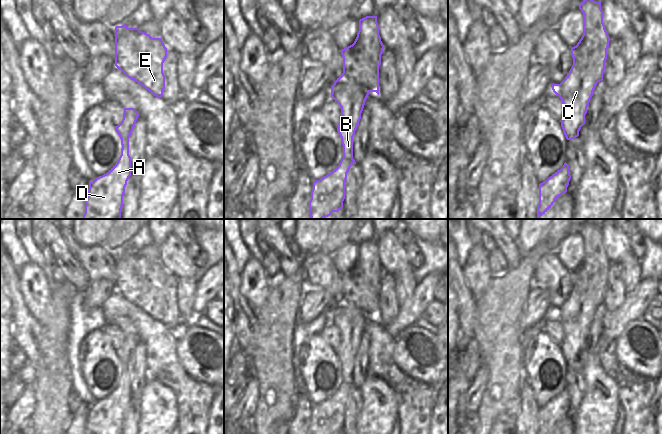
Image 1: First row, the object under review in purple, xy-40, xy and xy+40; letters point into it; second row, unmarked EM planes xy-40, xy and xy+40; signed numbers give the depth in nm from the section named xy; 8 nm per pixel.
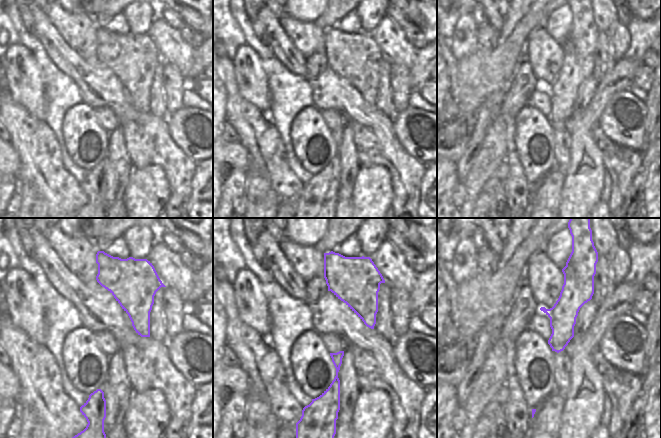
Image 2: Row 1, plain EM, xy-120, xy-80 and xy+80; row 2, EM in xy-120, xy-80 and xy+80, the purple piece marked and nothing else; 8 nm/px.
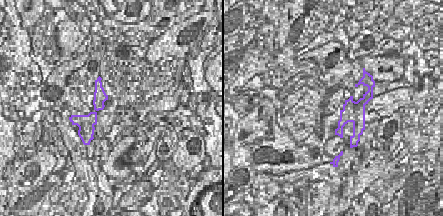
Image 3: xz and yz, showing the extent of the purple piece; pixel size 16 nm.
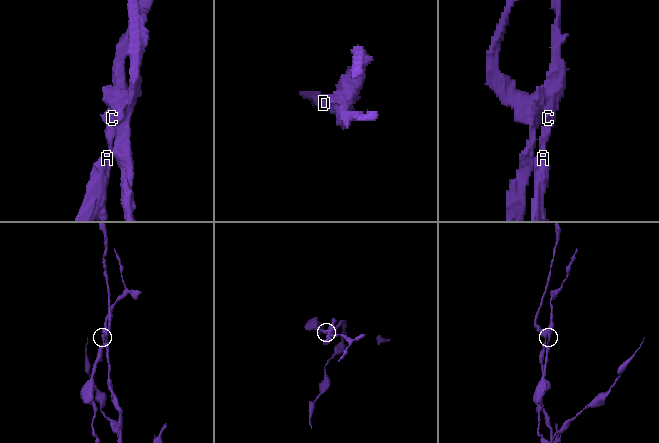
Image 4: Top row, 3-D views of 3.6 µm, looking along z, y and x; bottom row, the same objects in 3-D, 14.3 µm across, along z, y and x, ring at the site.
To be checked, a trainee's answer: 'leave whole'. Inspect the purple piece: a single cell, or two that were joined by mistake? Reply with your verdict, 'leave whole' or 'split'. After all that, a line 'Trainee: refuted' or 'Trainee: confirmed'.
split
Trainee: refuted

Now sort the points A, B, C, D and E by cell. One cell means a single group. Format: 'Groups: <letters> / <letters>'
Groups: A B C D / E.

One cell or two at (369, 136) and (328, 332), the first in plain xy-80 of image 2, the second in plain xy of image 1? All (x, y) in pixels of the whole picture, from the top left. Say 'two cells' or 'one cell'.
two cells

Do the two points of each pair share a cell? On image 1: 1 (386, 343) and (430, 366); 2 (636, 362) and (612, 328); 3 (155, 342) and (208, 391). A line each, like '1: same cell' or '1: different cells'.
1: different cells
2: different cells
3: same cell

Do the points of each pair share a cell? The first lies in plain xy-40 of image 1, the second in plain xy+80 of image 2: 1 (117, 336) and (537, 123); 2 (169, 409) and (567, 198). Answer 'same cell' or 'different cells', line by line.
1: different cells
2: same cell

